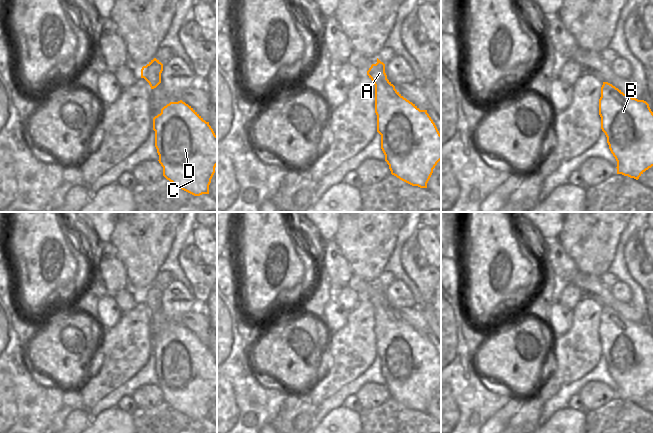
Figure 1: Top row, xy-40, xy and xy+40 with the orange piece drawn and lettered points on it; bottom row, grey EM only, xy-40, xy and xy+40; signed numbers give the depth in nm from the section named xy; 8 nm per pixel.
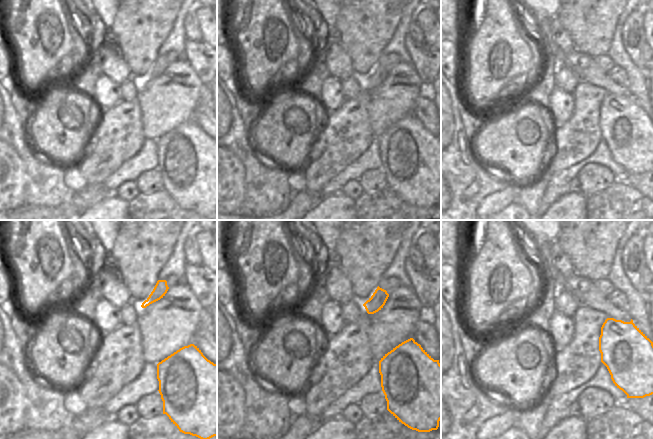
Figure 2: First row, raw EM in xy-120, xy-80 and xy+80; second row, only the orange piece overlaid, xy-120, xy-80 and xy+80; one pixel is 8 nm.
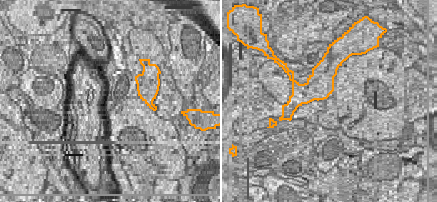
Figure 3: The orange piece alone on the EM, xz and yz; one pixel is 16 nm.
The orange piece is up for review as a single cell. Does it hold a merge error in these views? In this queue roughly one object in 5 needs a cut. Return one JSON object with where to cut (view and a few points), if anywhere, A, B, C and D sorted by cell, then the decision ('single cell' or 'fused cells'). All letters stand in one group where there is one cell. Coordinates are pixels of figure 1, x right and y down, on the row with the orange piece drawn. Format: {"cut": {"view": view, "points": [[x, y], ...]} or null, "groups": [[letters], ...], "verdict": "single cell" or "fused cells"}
{"cut": null, "groups": [["A", "B", "C", "D"]], "verdict": "single cell"}

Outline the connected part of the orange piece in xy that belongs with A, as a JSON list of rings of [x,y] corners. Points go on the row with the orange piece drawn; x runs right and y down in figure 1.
[[[377,58],[367,75],[375,85],[375,113],[377,132],[381,135],[381,149],[391,174],[420,188],[427,188],[433,169],[441,160],[441,134],[427,113],[404,98],[387,79],[385,64]]]

